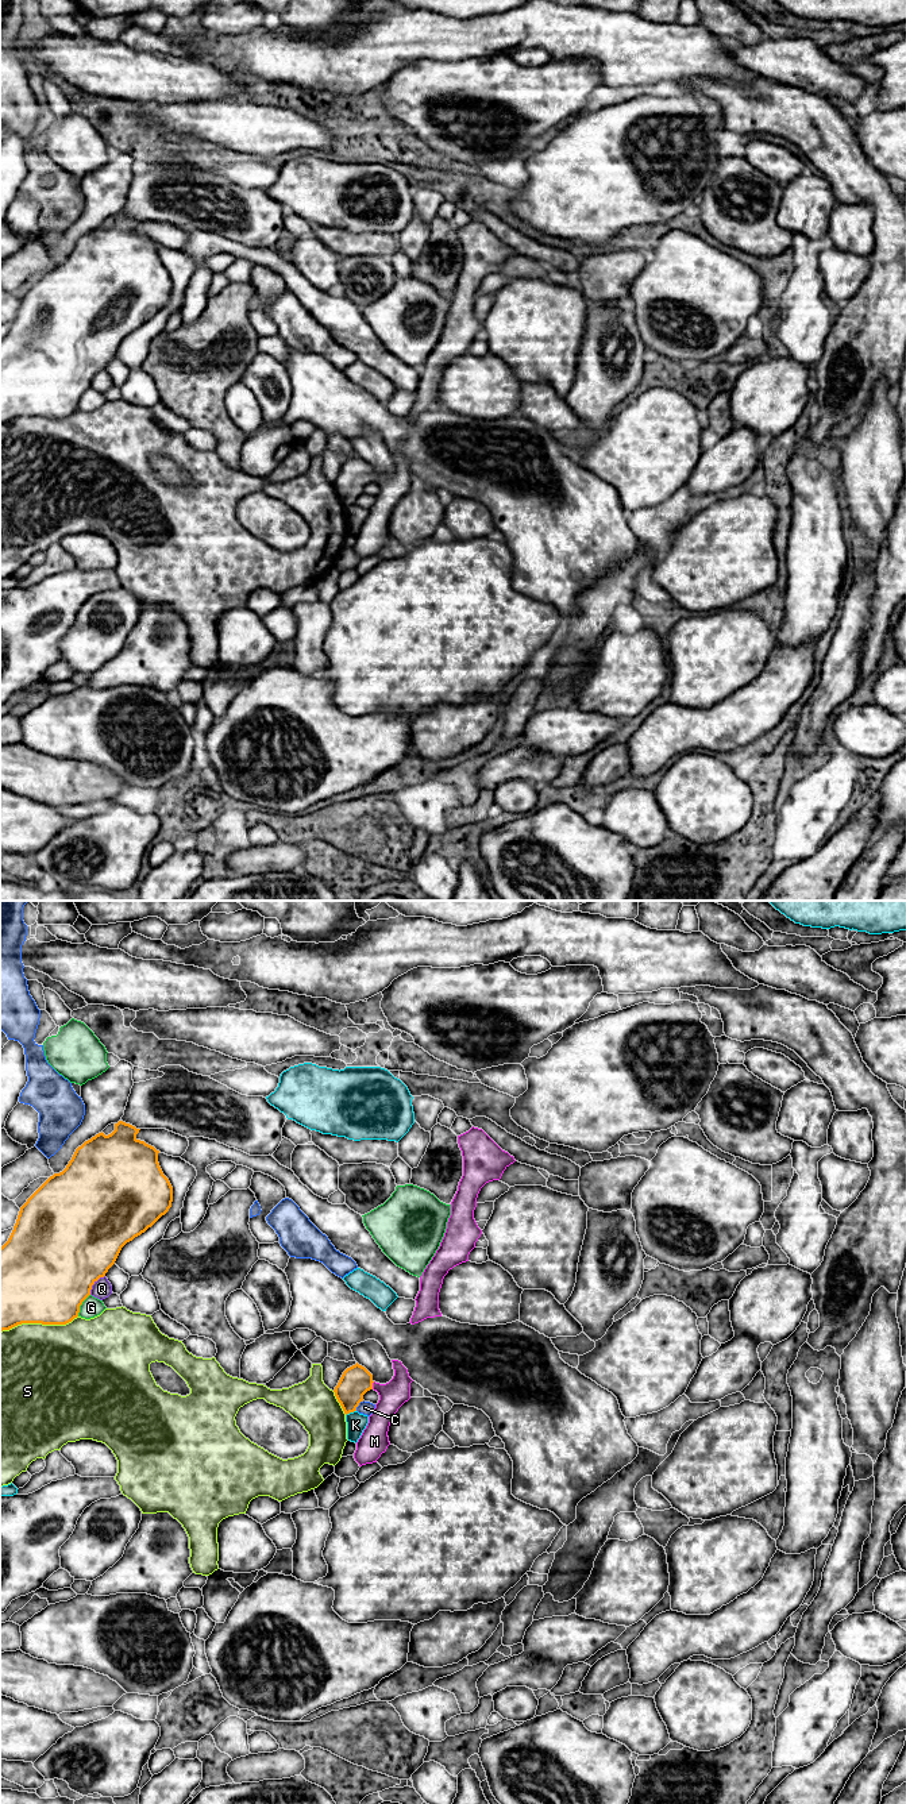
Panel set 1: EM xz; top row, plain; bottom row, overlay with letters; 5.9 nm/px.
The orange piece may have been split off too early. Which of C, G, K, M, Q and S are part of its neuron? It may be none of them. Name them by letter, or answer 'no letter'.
M

